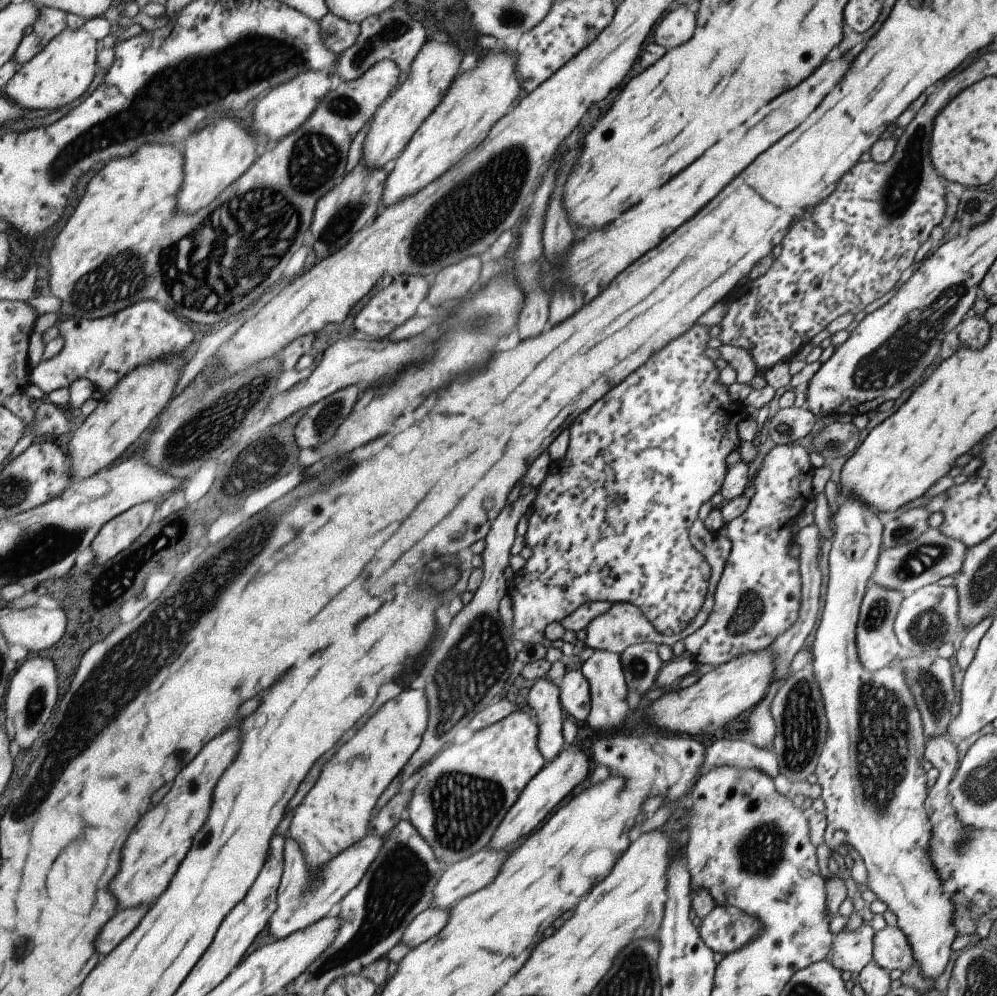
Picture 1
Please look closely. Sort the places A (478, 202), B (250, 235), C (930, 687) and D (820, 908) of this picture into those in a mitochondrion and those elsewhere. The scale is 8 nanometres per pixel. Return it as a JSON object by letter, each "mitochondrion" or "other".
{"A":"mitochondrion","B":"mitochondrion","C":"mitochondrion","D":"other"}

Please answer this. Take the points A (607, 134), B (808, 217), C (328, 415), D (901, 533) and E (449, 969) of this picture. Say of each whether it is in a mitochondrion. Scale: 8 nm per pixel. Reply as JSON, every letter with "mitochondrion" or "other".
{"A":"other","B":"other","C":"mitochondrion","D":"mitochondrion","E":"other"}

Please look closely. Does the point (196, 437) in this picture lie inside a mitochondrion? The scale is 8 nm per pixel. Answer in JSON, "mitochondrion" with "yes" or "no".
{"mitochondrion":"yes"}

